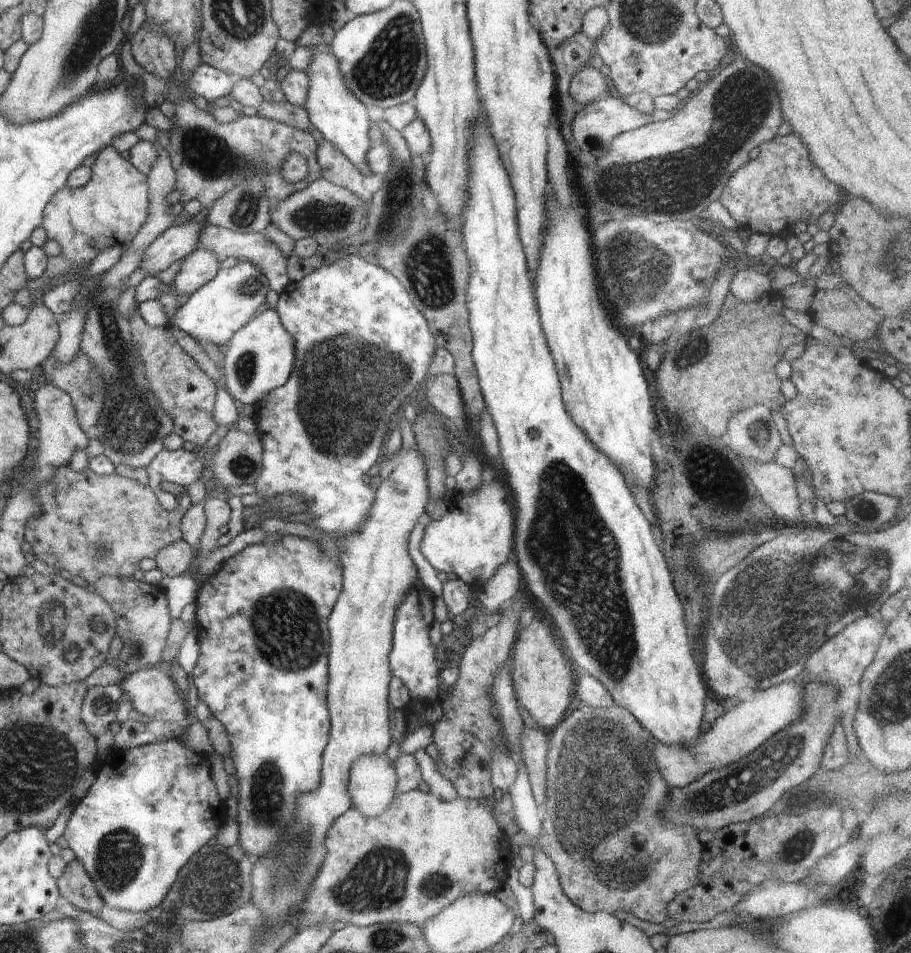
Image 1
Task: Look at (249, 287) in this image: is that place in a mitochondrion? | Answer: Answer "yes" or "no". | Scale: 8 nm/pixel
yes

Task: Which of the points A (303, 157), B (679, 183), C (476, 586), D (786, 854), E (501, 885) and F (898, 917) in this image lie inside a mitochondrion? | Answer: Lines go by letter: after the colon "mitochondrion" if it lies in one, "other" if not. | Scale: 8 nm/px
A: other
B: mitochondrion
C: other
D: mitochondrion
E: other
F: other

